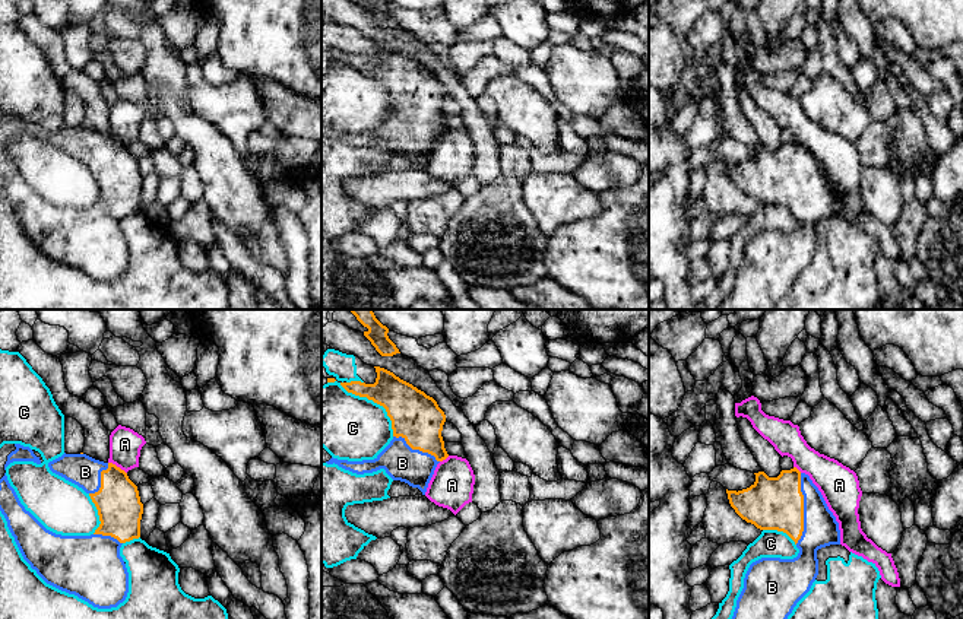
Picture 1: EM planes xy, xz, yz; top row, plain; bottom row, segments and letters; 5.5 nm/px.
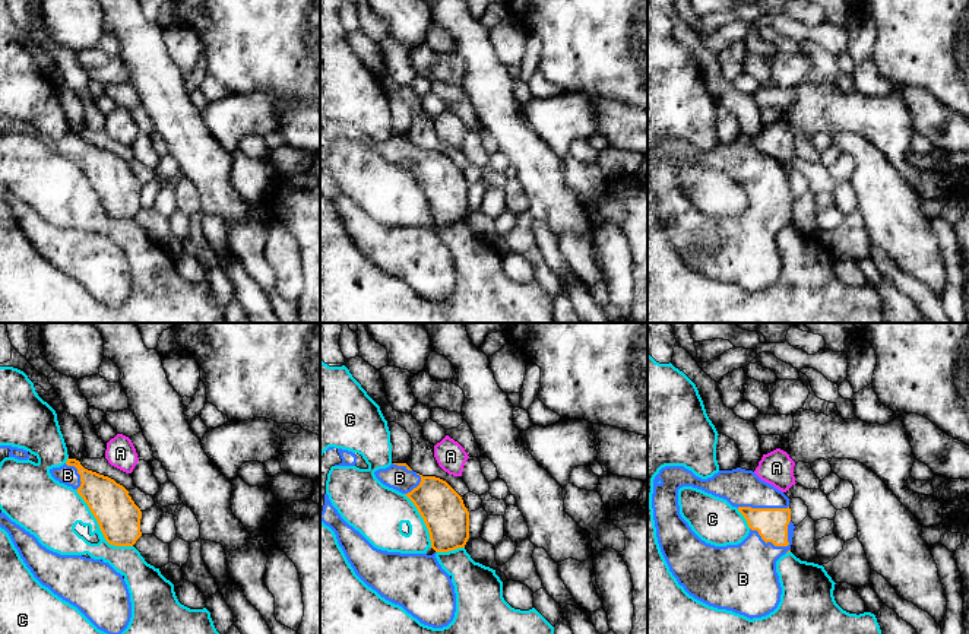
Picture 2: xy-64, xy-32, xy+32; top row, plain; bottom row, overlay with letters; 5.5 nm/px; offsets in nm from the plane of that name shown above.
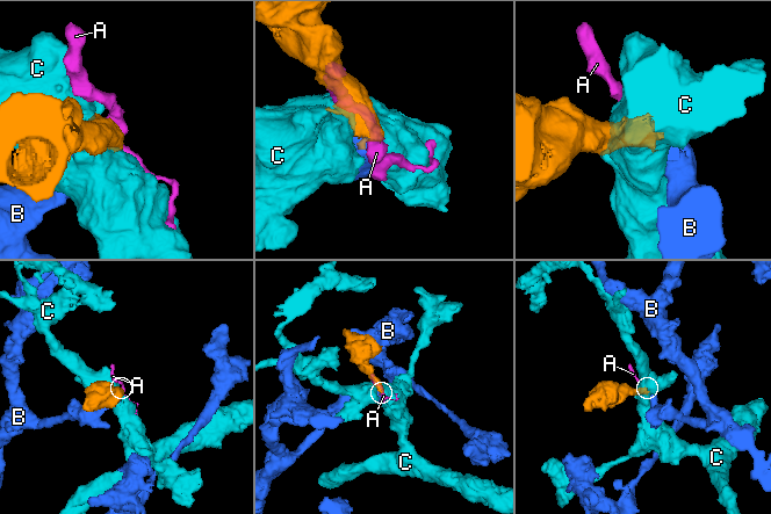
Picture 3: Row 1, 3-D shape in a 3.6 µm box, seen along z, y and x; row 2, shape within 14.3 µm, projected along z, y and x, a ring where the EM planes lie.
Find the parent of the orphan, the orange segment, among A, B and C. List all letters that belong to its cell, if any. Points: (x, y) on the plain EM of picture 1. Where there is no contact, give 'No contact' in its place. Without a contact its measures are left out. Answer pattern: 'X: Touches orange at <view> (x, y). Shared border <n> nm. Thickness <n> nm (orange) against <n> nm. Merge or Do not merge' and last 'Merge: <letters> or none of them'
A: Touches orange at xy (116, 139). Shared border 120 nm. Thickness 240 nm (orange) against 180 nm. Do not merge
B: Touches orange at yz (802, 181). Shared border 400 nm. Thickness 280 nm (orange) against 190 nm. Merge
C: Touches orange at xz (376, 75). Shared border 420 nm. Thickness 280 nm (orange) against 360 nm. Do not merge
Merge: B

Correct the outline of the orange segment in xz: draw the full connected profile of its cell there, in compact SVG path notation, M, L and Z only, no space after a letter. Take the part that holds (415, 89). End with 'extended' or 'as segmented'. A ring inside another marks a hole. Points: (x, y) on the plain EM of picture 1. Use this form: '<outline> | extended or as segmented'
M374 41L374 57L351 54L340 58L386 82L393 112L374 133L348 134L332 130L326 136L357 147L384 142L393 153L418 161L425 168L437 137L449 130L441 109L446 88L424 64L384 41Z | extended

